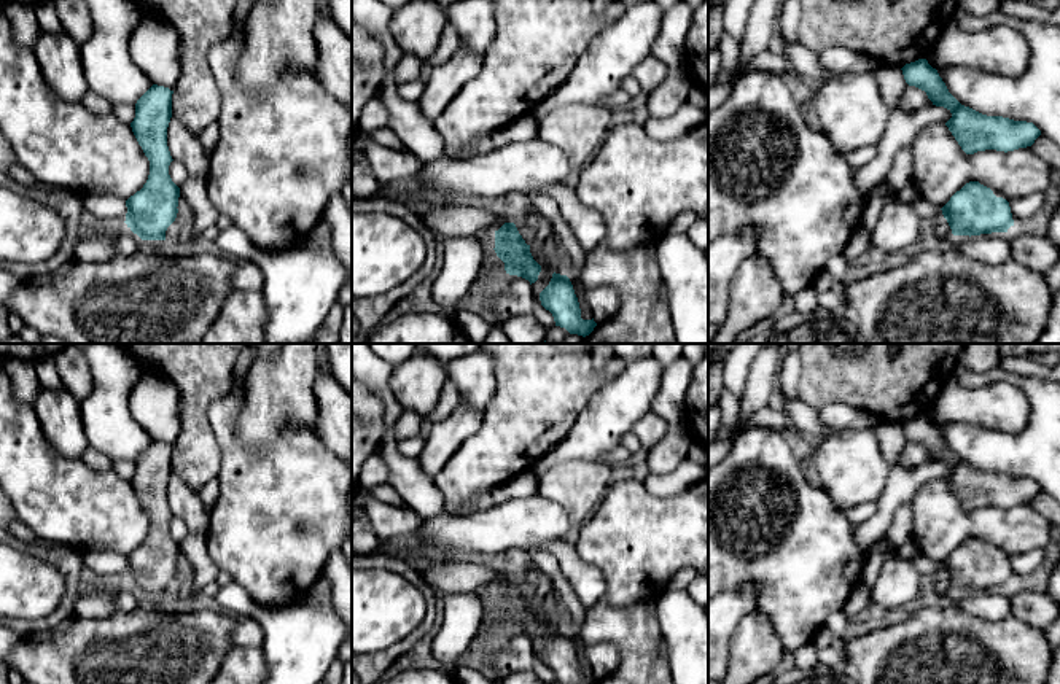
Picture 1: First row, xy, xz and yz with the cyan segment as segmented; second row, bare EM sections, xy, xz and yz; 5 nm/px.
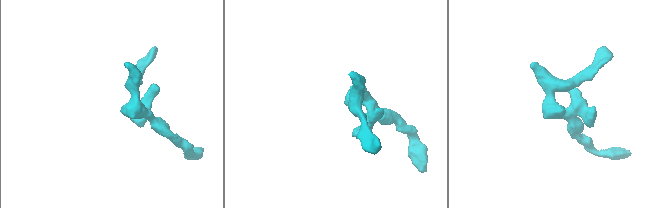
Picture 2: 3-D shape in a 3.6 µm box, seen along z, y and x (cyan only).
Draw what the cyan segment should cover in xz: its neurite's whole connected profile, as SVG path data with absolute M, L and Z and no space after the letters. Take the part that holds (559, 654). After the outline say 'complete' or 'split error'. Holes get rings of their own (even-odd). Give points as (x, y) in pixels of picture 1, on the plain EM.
M552 630L549 641L540 649L541 662L560 684L595 684L592 676L581 674L581 665L573 641L567 632Z | complete

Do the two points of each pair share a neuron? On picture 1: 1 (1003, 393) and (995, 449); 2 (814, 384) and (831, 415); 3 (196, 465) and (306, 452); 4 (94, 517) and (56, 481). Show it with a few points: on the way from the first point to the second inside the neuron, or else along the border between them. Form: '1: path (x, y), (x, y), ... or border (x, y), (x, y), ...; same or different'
1: border (1030, 409), (1019, 431), (962, 422); different
2: border (861, 409), (845, 404), (826, 404), (818, 412); different
3: border (210, 425), (220, 450), (220, 471), (217, 478); different
4: path (85, 509), (66, 490); same

